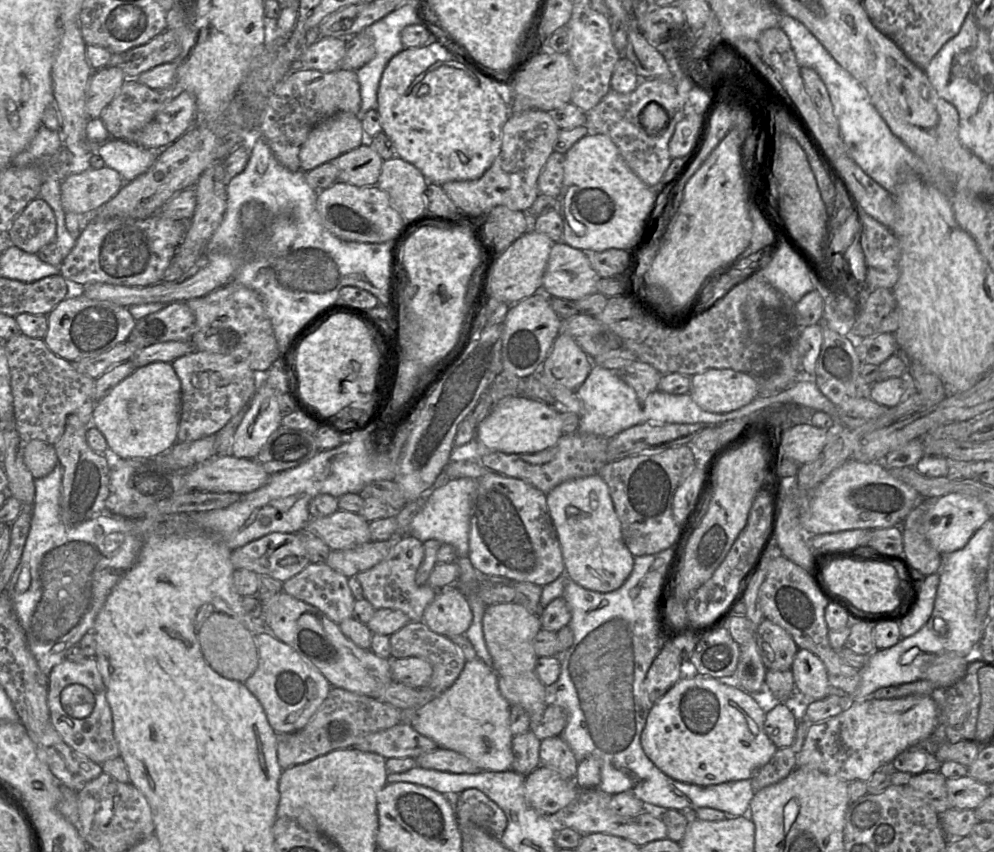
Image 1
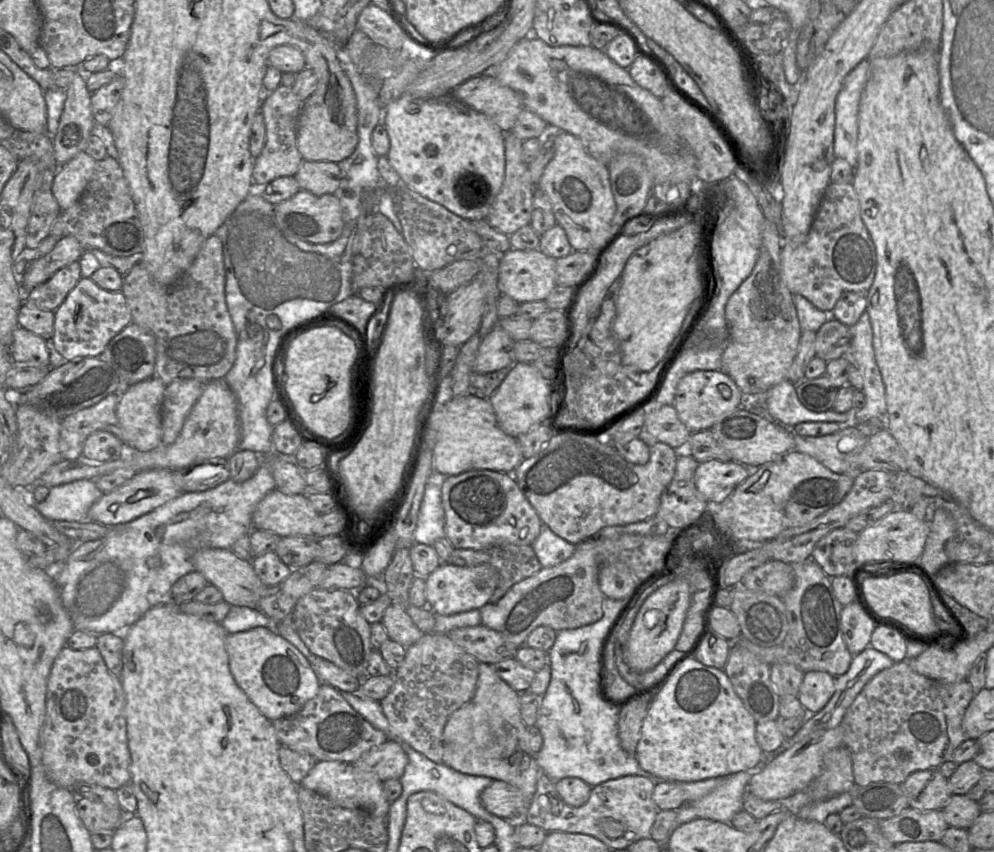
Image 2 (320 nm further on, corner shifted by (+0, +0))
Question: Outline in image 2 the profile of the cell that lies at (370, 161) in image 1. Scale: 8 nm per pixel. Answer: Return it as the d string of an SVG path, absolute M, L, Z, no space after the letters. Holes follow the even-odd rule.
M303 160L294 177L301 190L315 195L334 194L340 185L342 172L335 162Z

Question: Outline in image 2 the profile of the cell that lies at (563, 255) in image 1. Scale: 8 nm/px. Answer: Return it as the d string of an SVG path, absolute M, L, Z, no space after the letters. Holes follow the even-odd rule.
M510 249L500 256L499 283L502 294L506 294L519 304L545 301L557 286L556 260L541 251Z

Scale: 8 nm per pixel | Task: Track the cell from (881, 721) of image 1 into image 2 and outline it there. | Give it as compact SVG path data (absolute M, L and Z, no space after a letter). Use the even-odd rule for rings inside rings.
M841 726L814 732L772 758L761 771L754 774L749 782L748 792L763 800L790 799L806 789L820 775L824 755L842 745Z

